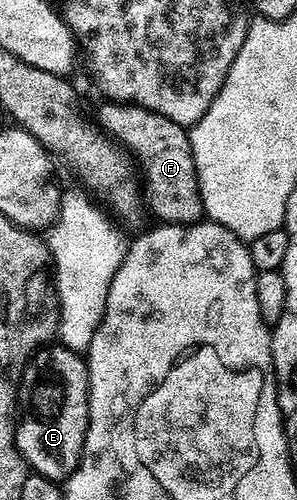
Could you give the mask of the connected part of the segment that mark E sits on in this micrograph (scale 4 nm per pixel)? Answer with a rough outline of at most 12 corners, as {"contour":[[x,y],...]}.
{"contour":[[59,342],[24,367],[17,444],[57,482],[88,429],[85,357]]}

